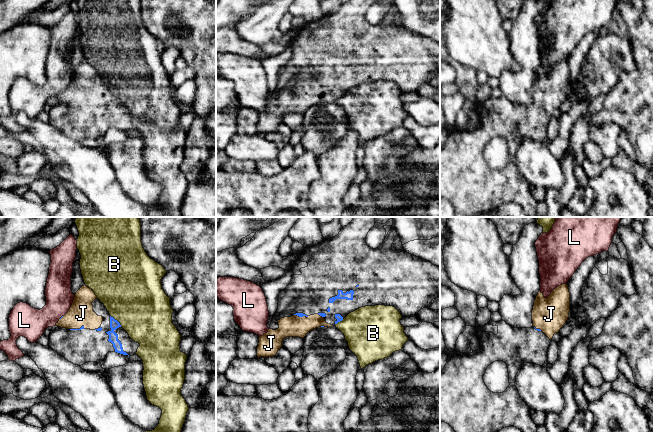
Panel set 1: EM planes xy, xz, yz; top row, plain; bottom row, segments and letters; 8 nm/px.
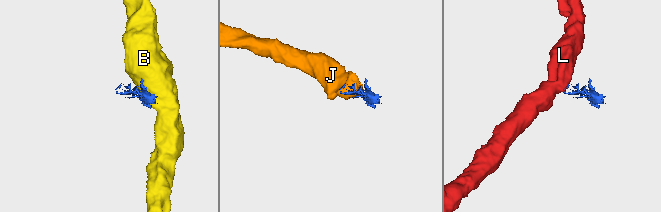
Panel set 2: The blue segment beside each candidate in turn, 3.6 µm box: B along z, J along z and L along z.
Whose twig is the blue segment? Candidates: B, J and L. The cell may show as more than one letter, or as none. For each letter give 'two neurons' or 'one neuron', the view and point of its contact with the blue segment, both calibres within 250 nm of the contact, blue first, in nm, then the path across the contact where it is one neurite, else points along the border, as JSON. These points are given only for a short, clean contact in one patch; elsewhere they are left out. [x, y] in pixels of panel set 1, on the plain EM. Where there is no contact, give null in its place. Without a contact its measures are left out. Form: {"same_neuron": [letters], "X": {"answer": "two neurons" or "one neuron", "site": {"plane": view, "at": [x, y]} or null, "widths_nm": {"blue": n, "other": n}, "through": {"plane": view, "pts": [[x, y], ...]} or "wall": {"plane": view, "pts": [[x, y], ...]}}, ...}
{"same_neuron": ["J"], "B": {"answer": "two neurons", "site": {"plane": "xy", "at": [116, 96]}, "widths_nm": {"blue": 80, "other": 480}}, "J": {"answer": "one neuron", "site": {"plane": "xy", "at": [77, 105]}, "widths_nm": {"blue": 20, "other": 200}}, "L": {"answer": "two neurons", "site": {"plane": "xy", "at": [61, 93]}, "widths_nm": {"blue": 20, "other": 240}, "wall": {"plane": "xy", "pts": [[62, 91], [59, 94]]}}}

